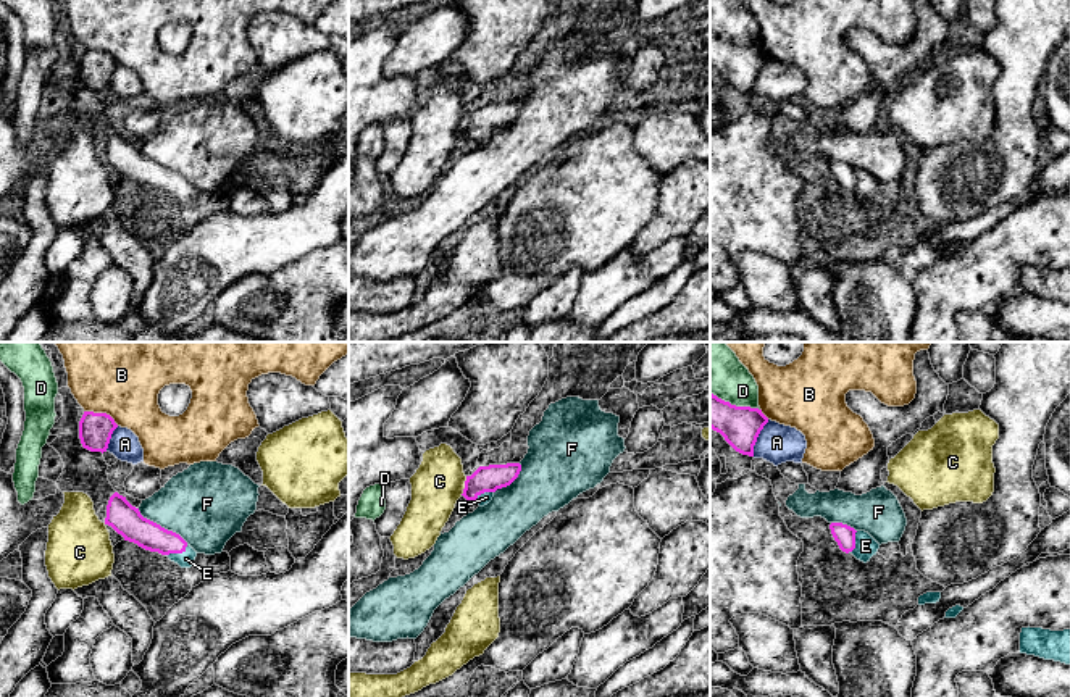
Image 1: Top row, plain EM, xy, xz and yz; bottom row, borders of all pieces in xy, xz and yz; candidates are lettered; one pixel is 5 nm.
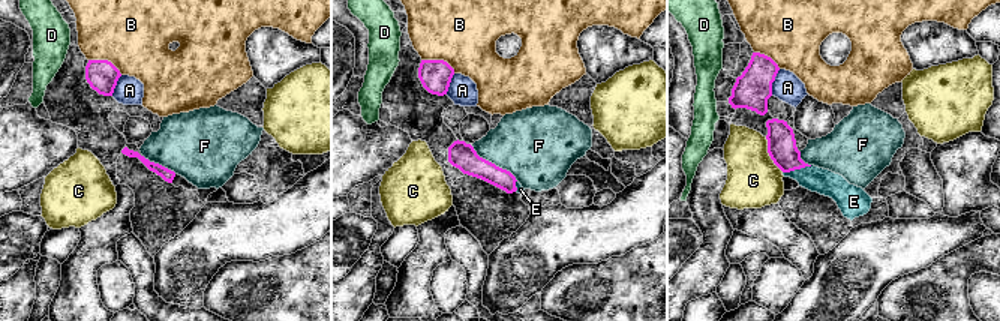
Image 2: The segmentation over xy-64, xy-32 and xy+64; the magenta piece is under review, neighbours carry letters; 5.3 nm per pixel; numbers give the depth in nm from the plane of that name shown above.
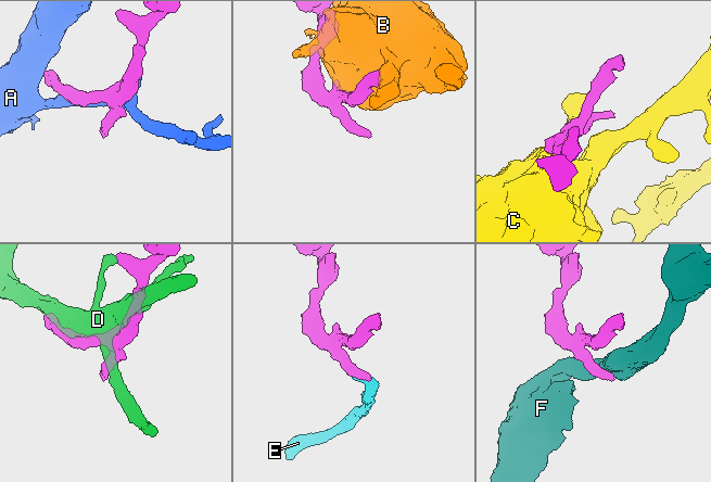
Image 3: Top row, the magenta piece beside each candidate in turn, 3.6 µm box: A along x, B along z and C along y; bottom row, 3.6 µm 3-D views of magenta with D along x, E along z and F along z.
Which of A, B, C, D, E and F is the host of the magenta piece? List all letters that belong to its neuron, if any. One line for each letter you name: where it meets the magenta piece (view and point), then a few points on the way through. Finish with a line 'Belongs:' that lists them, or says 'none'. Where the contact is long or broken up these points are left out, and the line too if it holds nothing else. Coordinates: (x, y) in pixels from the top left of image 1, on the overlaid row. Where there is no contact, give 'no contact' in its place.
E: contact xy (178, 552); way xy (134, 528), (168, 542), (178, 552), (186, 559)
Belongs: E

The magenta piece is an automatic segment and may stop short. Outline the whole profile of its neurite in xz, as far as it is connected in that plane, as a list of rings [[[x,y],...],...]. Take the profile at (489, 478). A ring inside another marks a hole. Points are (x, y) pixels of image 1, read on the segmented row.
[[[520,463],[479,466],[471,476],[466,476],[462,495],[484,507],[492,500],[494,492],[510,486],[520,471]]]

